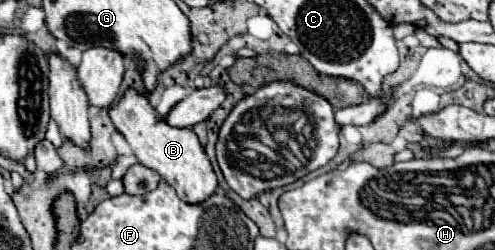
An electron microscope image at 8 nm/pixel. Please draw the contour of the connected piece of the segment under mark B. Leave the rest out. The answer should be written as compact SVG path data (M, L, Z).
M128 88L126 94L118 100L118 104L108 110L108 114L116 130L122 132L122 136L134 150L138 162L154 168L170 186L174 186L174 190L184 202L202 202L214 194L218 180L192 128L172 128L164 118L158 116L148 96L140 94L136 88Z

